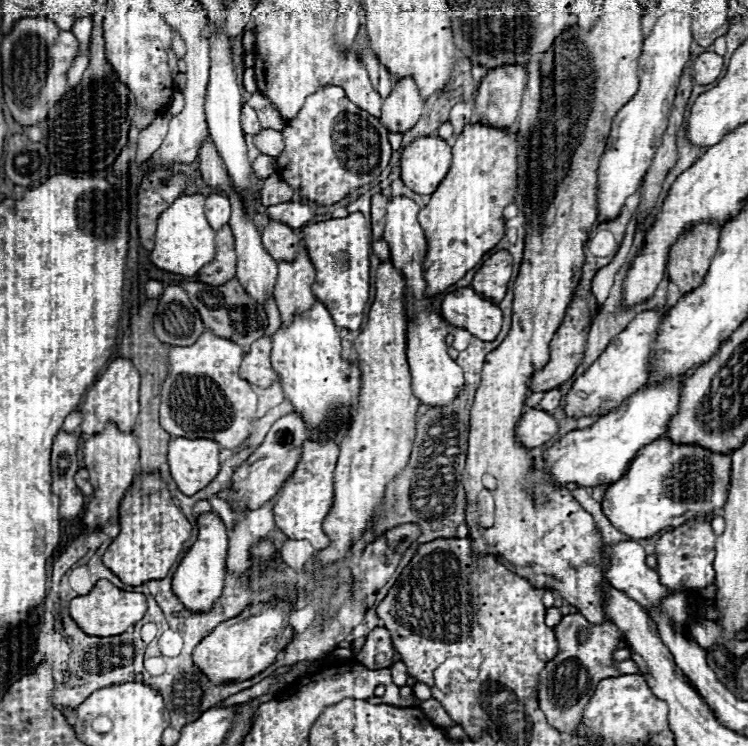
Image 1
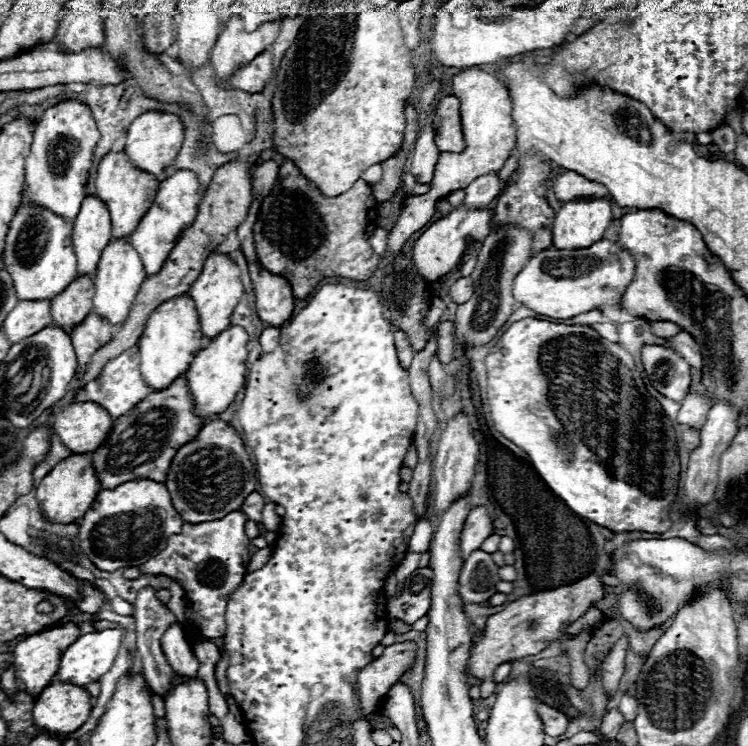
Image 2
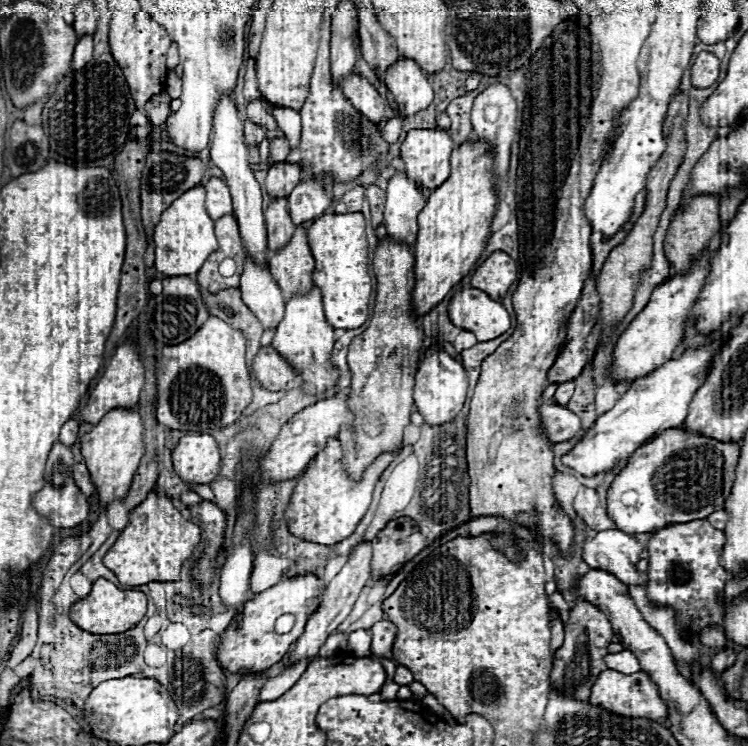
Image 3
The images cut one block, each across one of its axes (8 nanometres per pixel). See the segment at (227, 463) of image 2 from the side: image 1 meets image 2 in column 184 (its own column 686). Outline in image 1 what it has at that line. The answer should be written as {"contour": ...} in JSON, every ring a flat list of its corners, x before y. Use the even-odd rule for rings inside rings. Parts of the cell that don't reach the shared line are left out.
{"contour":[[666,436,658,438,646,448,638,450,626,474,608,486,602,498,602,512,628,538,632,540,650,538,662,528,670,528,670,526,676,528,696,516,708,516,714,510,722,508,726,504,728,486,730,486,730,464,732,464,730,454,710,452,708,448,694,446,694,444,676,444]]}

